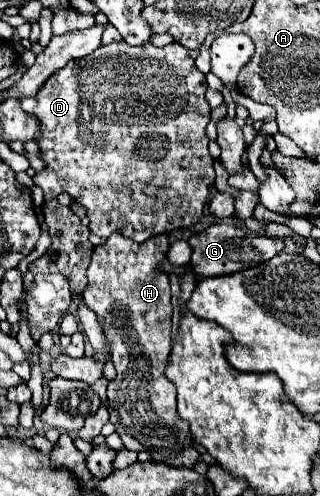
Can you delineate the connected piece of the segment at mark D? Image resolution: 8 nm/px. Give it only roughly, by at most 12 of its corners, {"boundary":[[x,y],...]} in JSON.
{"boundary":[[100,47],[22,109],[46,201],[104,239],[196,225],[216,179],[188,49]]}

